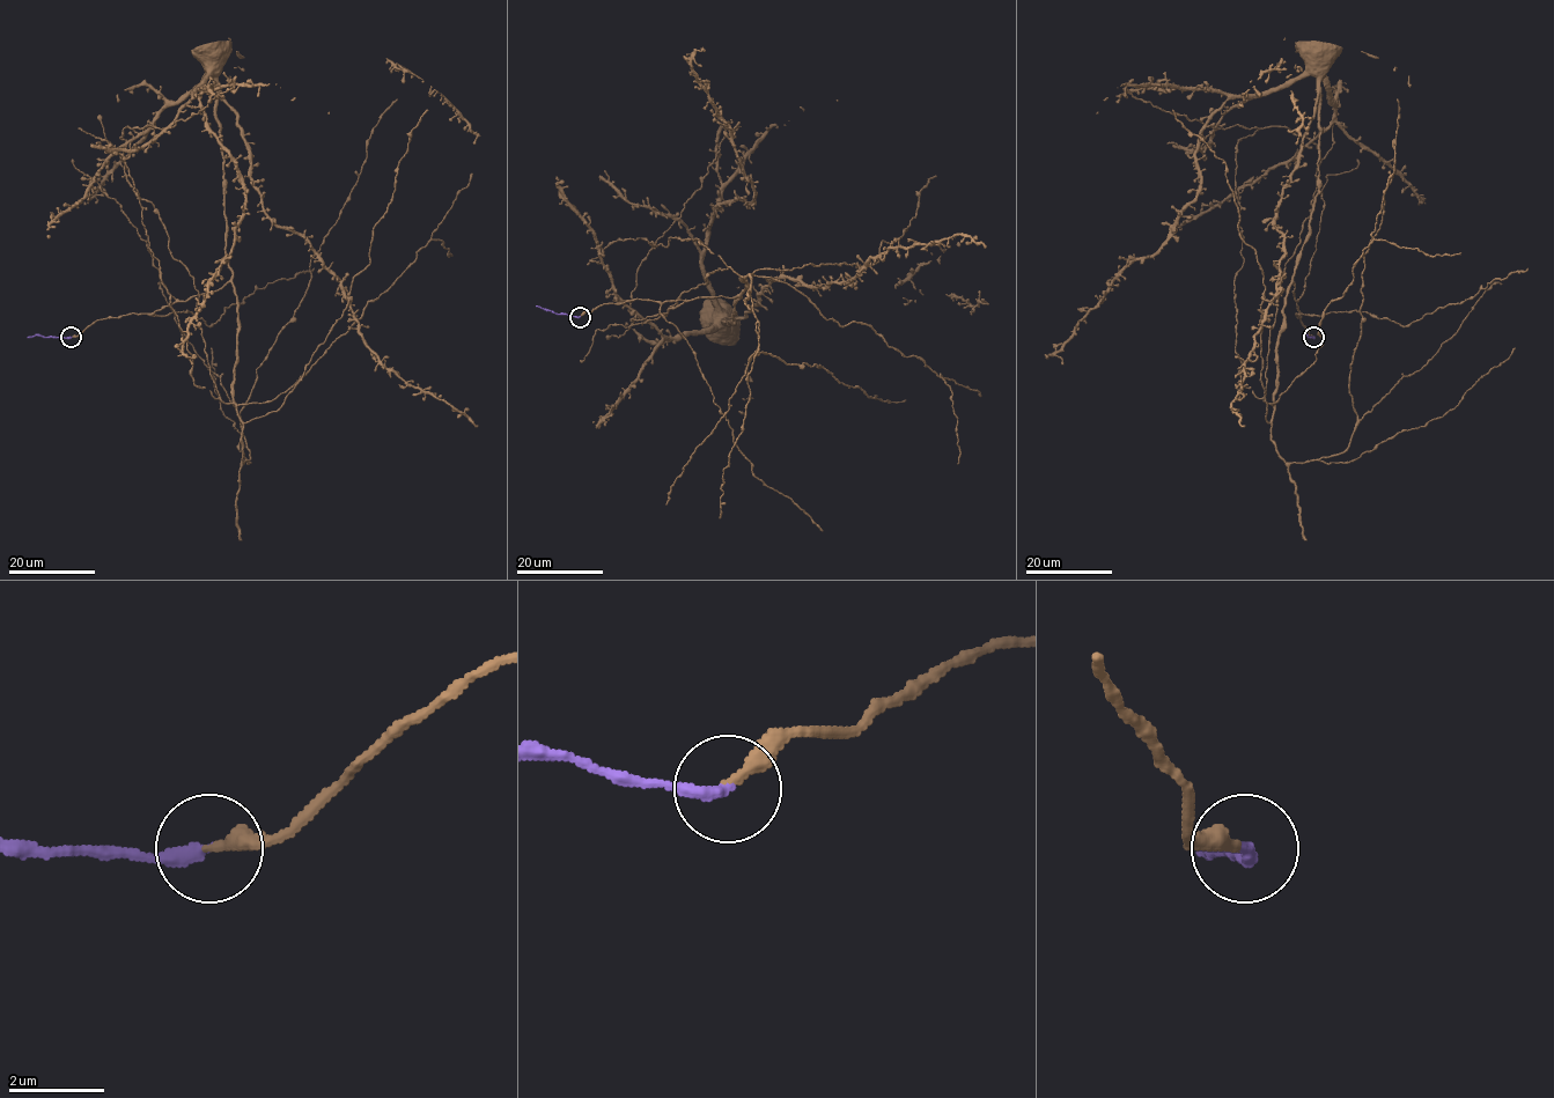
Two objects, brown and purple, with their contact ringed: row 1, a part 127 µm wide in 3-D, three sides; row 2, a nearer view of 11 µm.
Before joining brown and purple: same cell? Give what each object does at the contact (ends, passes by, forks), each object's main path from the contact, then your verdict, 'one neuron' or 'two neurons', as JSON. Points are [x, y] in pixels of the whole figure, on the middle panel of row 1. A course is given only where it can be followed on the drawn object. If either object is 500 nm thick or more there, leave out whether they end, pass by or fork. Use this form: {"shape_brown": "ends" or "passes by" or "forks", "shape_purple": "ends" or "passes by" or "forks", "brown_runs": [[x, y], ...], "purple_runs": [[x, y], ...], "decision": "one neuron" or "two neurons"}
{"shape_brown": "ends", "shape_purple": "ends", "brown_runs": [[579, 316], [605, 303], [636, 299], [662, 303], [741, 296], [734, 303], [733, 322], [724, 322], [721, 314]], "purple_runs": [[579, 317], [536, 306]], "decision": "one neuron"}

